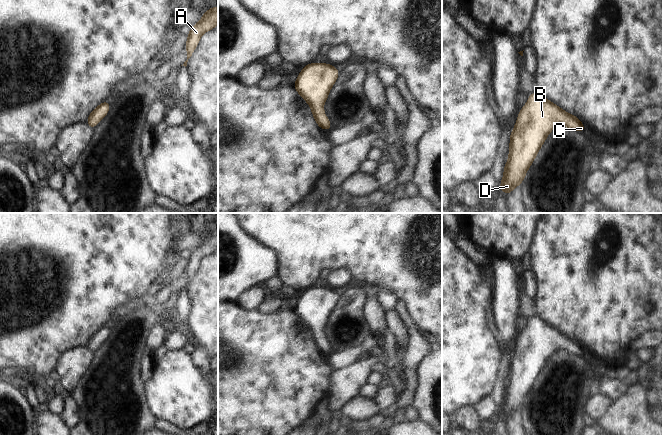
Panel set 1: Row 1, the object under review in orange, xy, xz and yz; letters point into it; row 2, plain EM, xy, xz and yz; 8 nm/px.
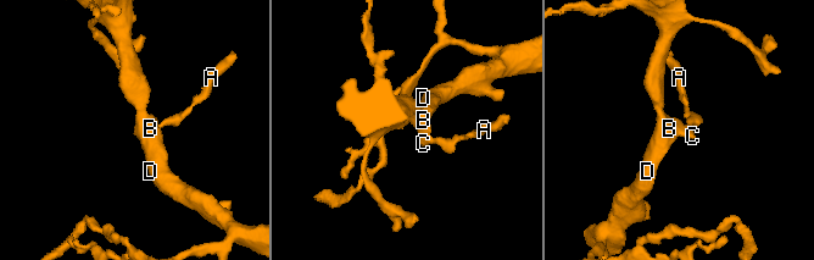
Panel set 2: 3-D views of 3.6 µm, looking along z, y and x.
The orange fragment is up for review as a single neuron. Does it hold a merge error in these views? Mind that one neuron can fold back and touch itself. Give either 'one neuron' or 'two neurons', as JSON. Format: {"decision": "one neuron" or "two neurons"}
{"decision": "one neuron"}

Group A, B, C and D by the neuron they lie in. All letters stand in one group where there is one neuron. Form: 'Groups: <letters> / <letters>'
Groups: A B C D.

